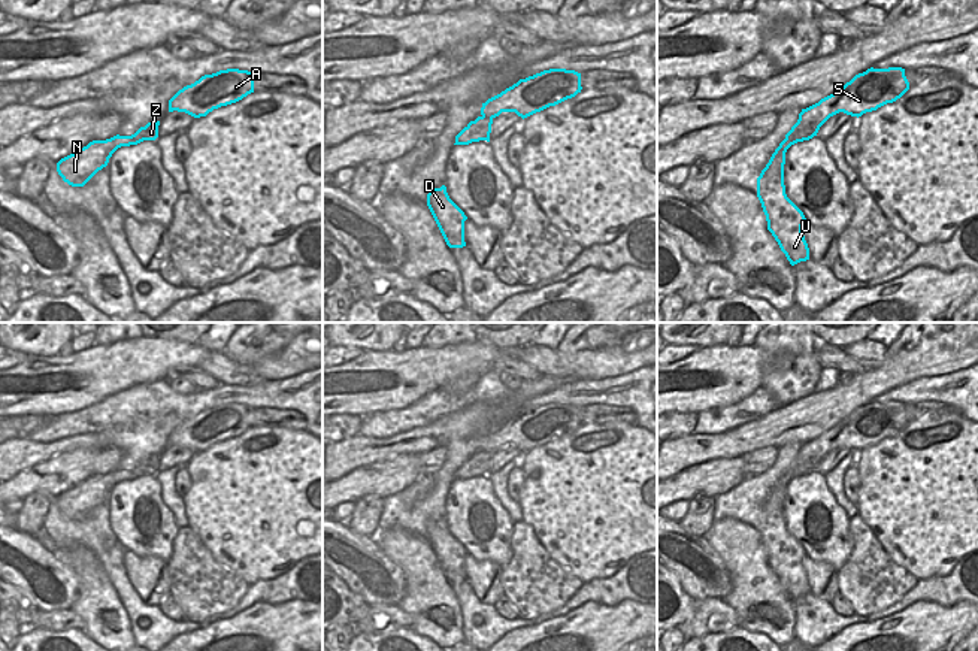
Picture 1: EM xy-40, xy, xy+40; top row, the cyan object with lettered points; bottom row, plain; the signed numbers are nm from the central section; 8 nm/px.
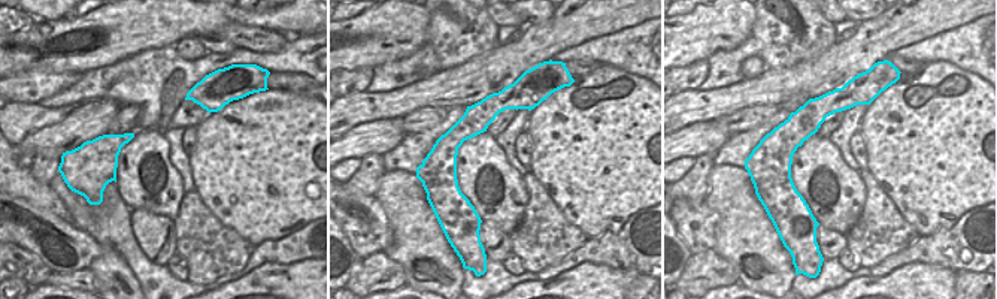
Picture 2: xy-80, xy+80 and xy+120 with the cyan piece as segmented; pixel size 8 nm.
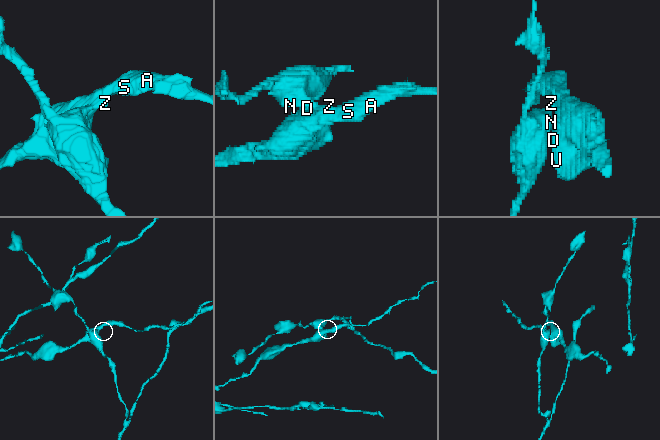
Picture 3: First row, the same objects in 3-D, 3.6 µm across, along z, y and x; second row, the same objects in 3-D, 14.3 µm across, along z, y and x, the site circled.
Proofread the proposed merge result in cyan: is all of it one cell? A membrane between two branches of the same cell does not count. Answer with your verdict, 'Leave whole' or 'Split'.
Split

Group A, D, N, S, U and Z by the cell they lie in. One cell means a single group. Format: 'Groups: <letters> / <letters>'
Groups: A D S U / N Z

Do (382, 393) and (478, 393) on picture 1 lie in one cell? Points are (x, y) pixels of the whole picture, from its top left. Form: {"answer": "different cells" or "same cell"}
{"answer": "different cells"}

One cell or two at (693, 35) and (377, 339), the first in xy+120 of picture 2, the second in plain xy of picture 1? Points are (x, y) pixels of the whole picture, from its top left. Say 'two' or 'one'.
two

